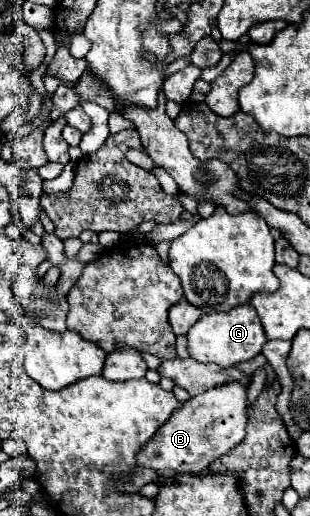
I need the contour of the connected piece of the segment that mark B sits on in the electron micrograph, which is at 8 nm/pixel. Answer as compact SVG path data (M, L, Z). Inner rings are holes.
M243 382L213 386L205 390L205 394L189 398L137 454L137 464L153 470L175 470L179 474L203 472L203 468L233 450L245 438L247 406L247 386Z

